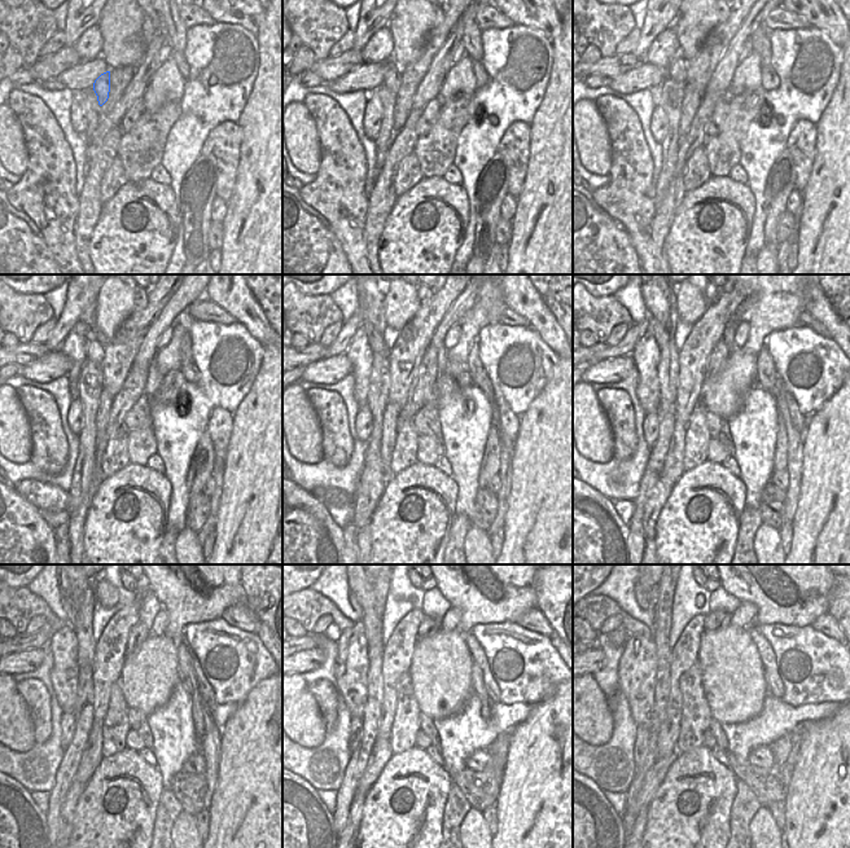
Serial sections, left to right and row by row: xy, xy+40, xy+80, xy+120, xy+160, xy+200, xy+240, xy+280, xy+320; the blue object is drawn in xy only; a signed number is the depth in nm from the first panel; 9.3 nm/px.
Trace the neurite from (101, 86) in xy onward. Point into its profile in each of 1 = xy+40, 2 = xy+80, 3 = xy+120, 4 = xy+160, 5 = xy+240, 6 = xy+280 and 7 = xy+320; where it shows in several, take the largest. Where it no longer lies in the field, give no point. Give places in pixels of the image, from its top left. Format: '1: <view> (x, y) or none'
1: xy+40 (391, 79)
2: xy+80 (677, 66)
3: xy+120 (95, 351)
4: xy+160 (376, 339)
5: xy+240 (71, 618)
6: xy+280 (353, 601)
7: xy+320 (642, 597)

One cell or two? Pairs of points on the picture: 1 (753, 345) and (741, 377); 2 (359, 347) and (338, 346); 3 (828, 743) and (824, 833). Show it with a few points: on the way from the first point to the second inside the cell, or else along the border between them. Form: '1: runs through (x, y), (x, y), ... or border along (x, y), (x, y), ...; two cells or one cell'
1: border along (743, 347), (757, 354); two cells
2: border along (362, 325), (344, 352); two cells
3: runs through (828, 765), (828, 811); one cell

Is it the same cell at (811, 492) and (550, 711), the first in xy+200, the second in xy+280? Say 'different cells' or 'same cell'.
same cell

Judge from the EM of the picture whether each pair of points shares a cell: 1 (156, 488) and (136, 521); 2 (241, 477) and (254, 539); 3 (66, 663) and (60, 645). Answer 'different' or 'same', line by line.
1: same
2: same
3: same

